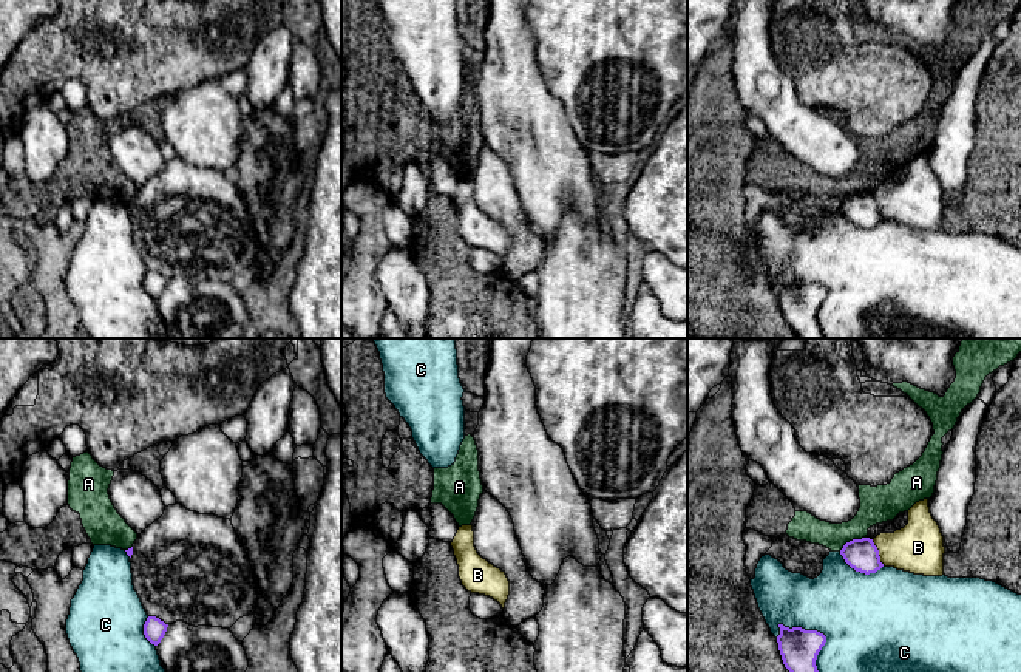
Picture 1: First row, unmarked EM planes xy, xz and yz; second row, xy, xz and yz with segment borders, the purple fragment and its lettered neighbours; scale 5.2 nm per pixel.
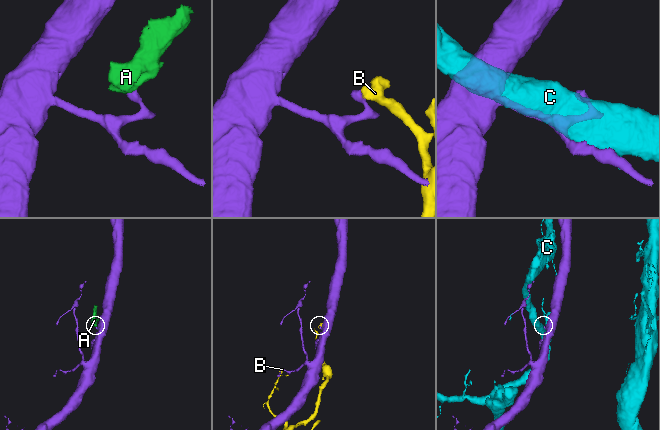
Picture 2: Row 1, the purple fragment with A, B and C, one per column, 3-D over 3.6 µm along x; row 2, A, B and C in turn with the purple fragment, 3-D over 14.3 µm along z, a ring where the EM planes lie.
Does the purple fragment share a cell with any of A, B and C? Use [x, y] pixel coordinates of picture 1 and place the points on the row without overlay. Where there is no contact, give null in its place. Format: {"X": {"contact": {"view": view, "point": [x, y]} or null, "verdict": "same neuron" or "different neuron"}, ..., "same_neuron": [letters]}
{"A": {"contact": {"view": "yz", "point": [853, 193]}, "verdict": "different neuron"}, "B": {"contact": {"view": "yz", "point": [878, 206]}, "verdict": "different neuron"}, "C": {"contact": {"view": "yz", "point": [825, 291]}, "verdict": "different neuron"}, "same_neuron": []}

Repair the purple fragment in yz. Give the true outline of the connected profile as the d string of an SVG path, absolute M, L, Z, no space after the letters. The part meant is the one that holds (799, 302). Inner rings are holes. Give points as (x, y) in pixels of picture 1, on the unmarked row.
M778 278L778 304L785 321L792 328L797 338L823 338L816 320L819 306L826 297L826 290L817 284L802 281L785 281Z

